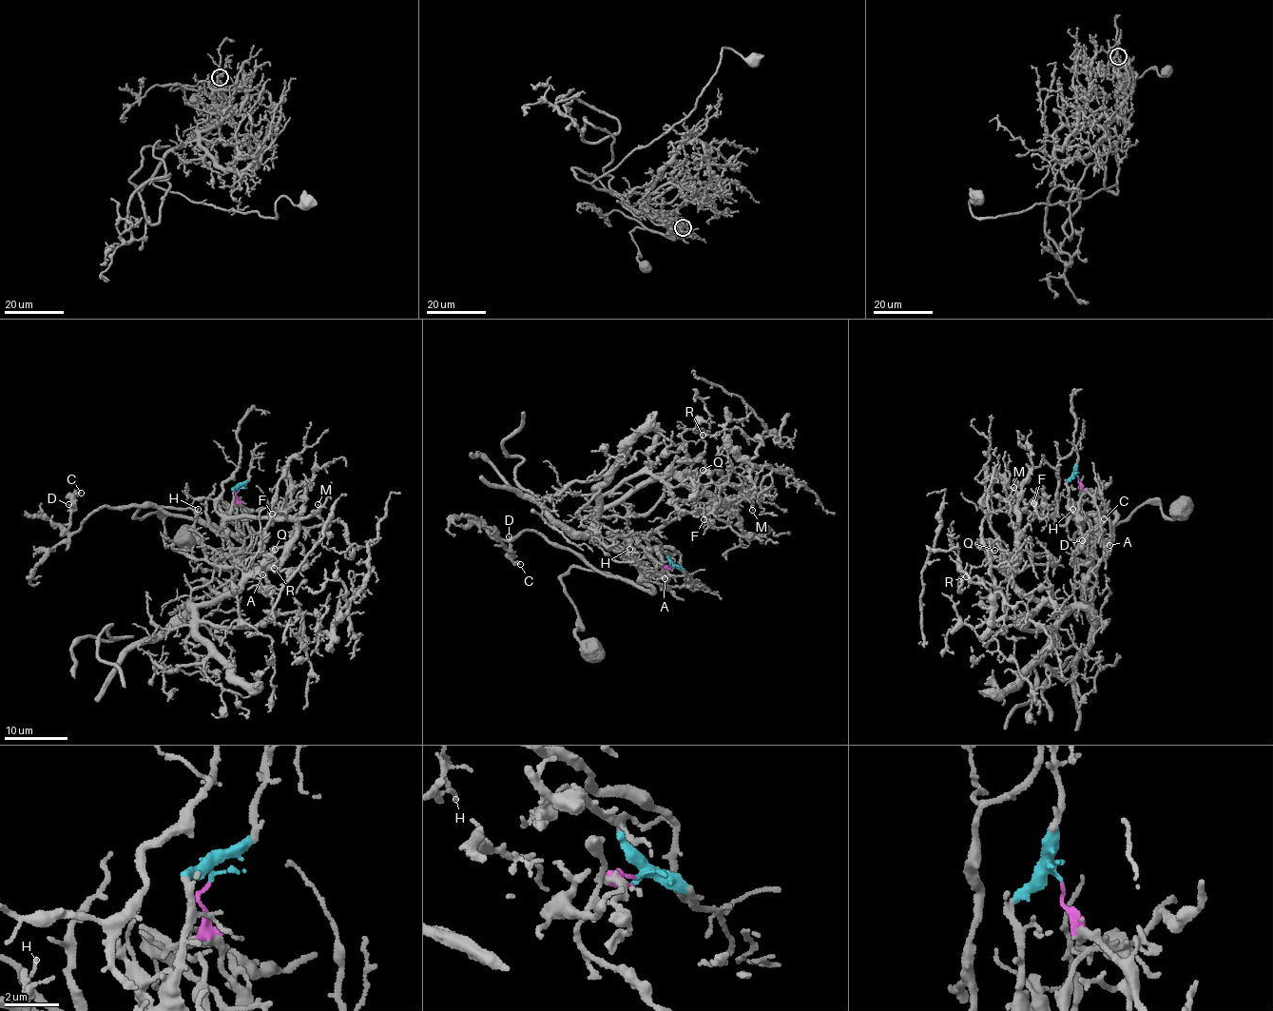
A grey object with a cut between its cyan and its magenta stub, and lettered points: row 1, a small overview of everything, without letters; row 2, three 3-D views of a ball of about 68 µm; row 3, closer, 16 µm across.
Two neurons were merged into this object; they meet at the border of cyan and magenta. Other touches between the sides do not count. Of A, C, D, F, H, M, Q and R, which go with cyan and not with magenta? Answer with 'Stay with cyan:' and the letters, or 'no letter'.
Stay with cyan: F, M, Q, R

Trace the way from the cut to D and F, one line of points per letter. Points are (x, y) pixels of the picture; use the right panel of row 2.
D: (1078, 476), (1102, 536), (1112, 536), (1116, 516), (1093, 513), (1077, 533), (1094, 564), (1094, 541), (1082, 540)
F: (1078, 476), (1068, 482), (1070, 515), (1061, 526), (1052, 517), (1029, 513), (1035, 495), (1033, 503)

